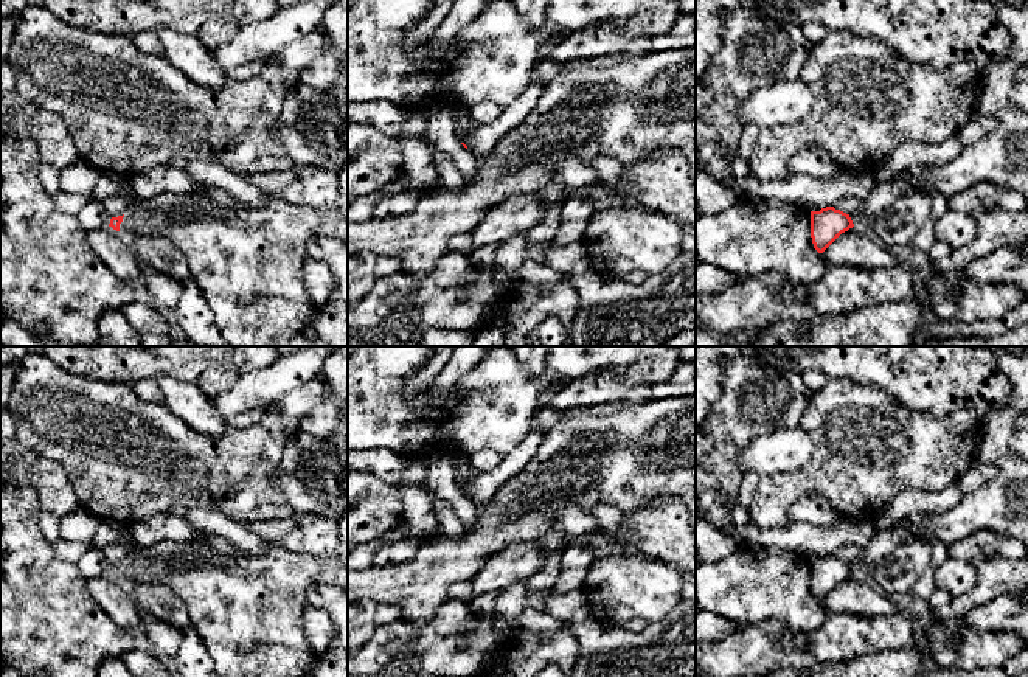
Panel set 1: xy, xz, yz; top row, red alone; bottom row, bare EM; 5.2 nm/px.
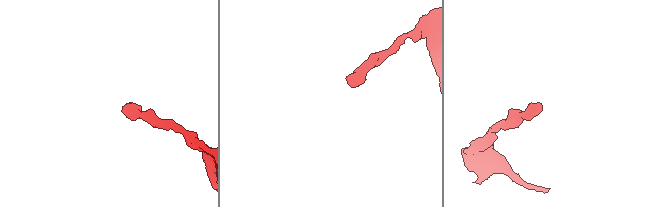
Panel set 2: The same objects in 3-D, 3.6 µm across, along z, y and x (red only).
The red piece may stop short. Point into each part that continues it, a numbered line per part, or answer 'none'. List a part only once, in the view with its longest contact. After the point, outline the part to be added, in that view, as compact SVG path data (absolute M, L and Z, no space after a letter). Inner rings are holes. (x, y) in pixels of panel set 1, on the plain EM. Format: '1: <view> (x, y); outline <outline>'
none

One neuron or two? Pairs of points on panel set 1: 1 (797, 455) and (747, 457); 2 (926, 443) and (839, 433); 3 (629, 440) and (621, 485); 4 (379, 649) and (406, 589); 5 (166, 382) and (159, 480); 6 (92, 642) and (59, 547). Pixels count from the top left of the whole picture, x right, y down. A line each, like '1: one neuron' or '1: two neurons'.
1: one neuron
2: one neuron
3: one neuron
4: two neurons
5: two neurons
6: two neurons

